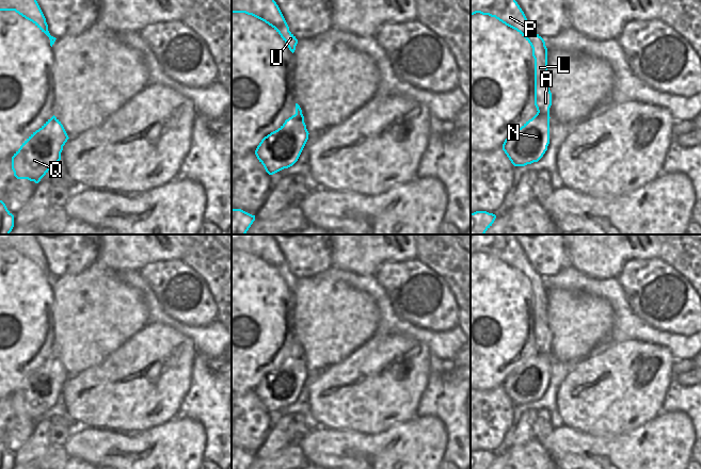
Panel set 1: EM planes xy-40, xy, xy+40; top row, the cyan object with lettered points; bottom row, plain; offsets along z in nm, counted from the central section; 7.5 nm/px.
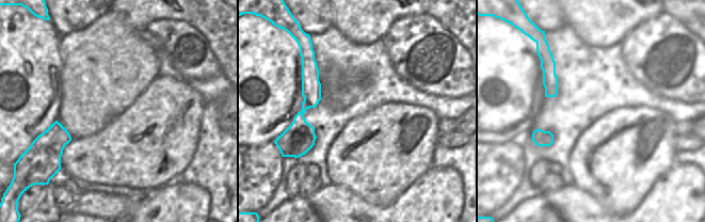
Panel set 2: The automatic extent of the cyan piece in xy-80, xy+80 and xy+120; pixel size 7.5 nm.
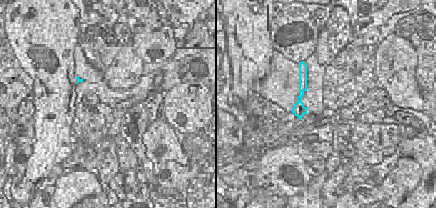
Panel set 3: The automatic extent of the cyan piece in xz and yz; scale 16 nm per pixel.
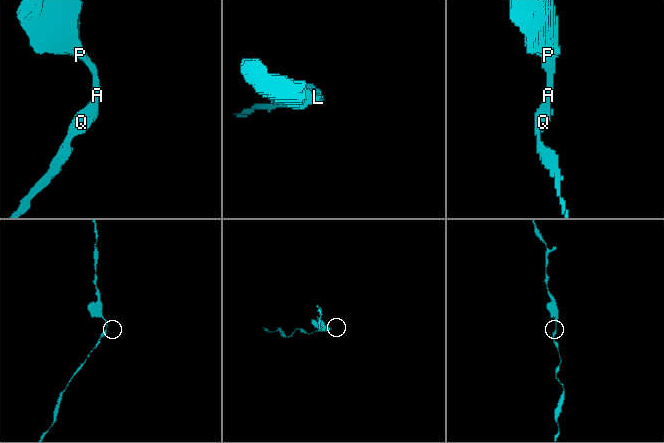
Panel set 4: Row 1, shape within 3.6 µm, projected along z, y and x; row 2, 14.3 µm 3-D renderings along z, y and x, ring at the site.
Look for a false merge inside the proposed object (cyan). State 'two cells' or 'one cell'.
one cell

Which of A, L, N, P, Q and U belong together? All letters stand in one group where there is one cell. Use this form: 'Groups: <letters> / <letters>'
Groups: A L N P Q U

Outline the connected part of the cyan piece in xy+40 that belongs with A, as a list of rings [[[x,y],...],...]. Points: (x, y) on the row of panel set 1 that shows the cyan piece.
[[[471,0],[471,15],[476,13],[495,17],[506,26],[516,30],[532,48],[532,56],[535,59],[535,106],[538,112],[505,140],[503,150],[514,166],[525,166],[538,162],[547,150],[549,144],[552,93],[547,82],[547,48],[545,42],[530,27],[524,12],[515,0]]]

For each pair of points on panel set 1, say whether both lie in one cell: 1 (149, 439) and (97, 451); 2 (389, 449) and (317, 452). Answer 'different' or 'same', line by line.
1: same
2: same

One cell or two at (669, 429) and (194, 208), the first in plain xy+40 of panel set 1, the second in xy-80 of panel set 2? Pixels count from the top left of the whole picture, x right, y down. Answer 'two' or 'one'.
one

